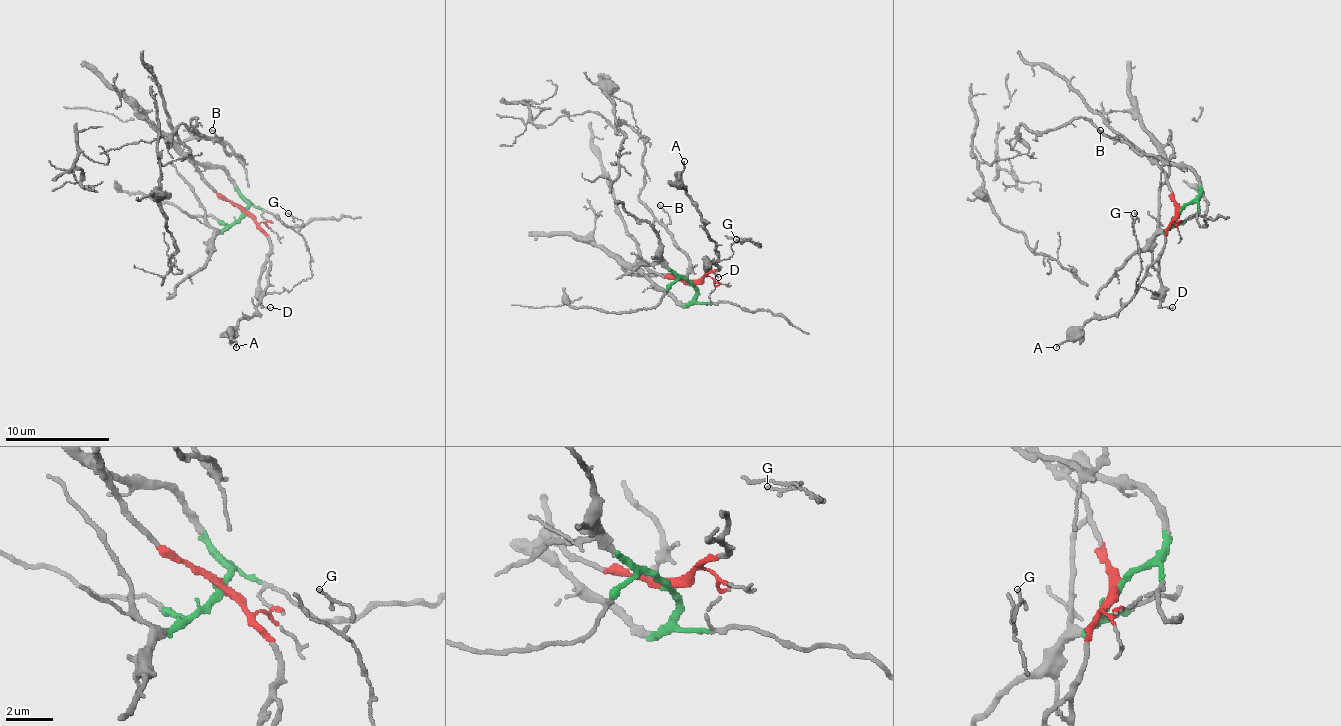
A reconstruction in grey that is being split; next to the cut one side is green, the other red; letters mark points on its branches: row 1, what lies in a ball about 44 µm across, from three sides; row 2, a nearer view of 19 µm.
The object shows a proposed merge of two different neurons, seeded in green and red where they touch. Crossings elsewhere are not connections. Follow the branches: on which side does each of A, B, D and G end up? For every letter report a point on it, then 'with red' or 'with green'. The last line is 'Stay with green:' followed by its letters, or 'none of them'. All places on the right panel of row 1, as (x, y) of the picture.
A: place (1056, 347); with red
B: place (1100, 130); with green
D: place (1172, 307); with red
G: place (1134, 213); with red
Stay with green: B

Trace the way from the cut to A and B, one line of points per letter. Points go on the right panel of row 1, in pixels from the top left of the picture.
A: (1178, 211), (1162, 255), (1115, 312), (1076, 328), (1055, 346)
B: (1178, 211), (1199, 192), (1199, 179), (1165, 156), (1162, 148), (1170, 137), (1173, 153), (1168, 158), (1100, 130)

